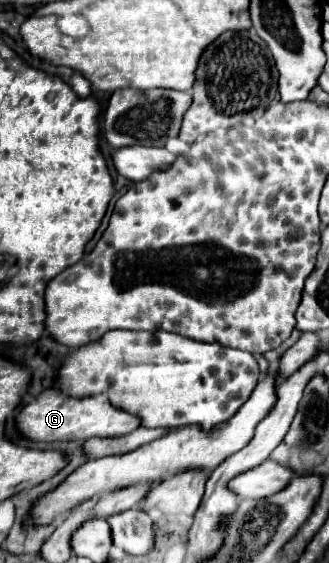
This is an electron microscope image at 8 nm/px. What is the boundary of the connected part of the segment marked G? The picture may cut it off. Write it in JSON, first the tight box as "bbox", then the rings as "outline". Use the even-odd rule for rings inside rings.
{"bbox":[16,389,140,441],"outline":[[[46,389],[42,391],[32,403],[28,403],[16,417],[18,429],[22,431],[22,435],[26,435],[32,441],[86,441],[90,437],[120,437],[126,433],[132,433],[134,429],[140,427],[140,417],[136,417],[134,413],[124,413],[122,409],[114,409],[114,405],[100,395],[92,395],[92,397],[68,397],[64,391],[56,389]]]}

